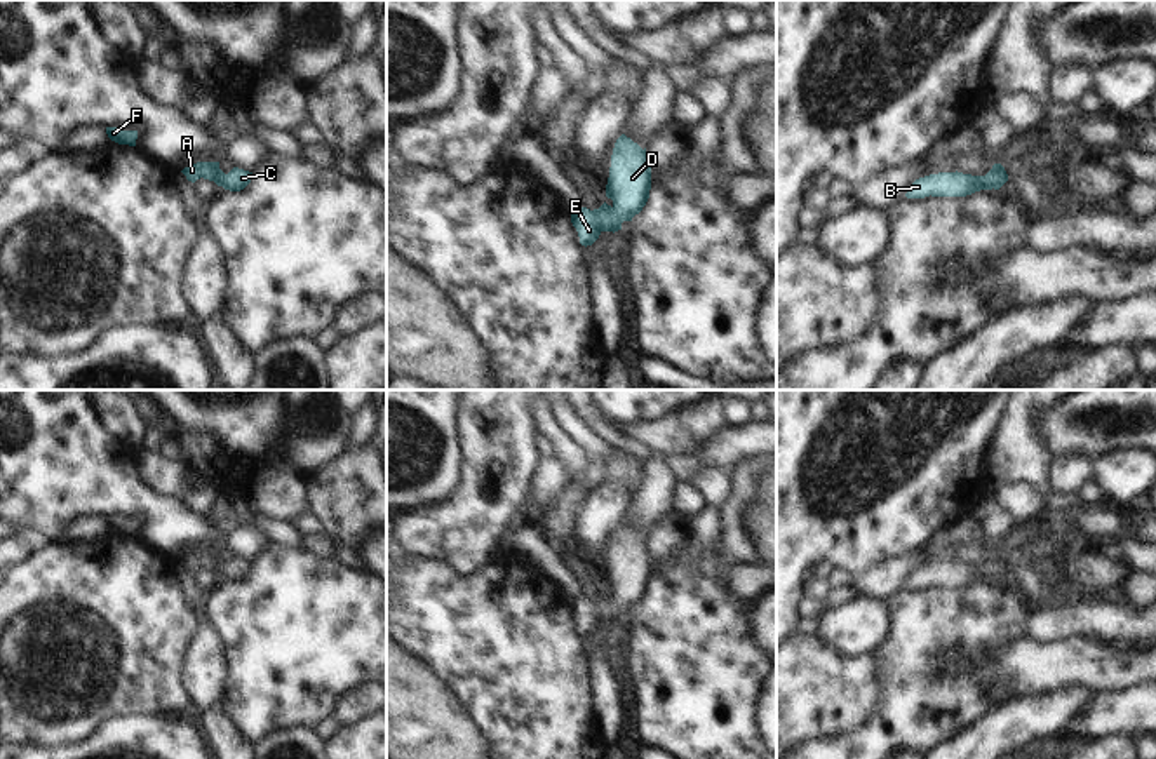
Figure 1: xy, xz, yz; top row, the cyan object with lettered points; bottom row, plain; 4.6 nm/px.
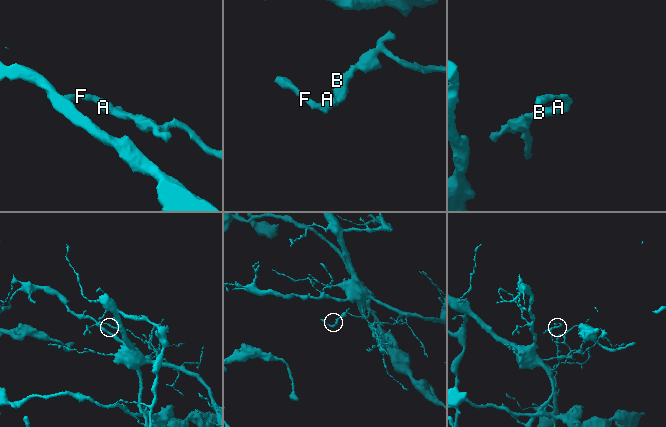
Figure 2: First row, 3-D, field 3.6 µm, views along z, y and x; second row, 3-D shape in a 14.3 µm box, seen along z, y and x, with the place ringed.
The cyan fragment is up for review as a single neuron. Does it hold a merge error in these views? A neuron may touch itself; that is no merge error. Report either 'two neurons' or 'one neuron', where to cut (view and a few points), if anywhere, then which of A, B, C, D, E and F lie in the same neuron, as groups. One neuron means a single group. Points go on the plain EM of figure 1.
one neuron; cut none; groups A B C D E F

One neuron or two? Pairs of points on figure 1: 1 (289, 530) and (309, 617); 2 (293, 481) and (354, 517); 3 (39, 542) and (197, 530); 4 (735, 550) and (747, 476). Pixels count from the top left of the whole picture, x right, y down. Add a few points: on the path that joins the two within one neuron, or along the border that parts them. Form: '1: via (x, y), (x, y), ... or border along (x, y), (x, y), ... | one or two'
1: border along (270, 542), (302, 549) | two
2: border along (309, 481), (310, 498) | two
3: border along (18, 530), (37, 530), (53, 544) | two
4: via (735, 531), (735, 503), (742, 495) | one

